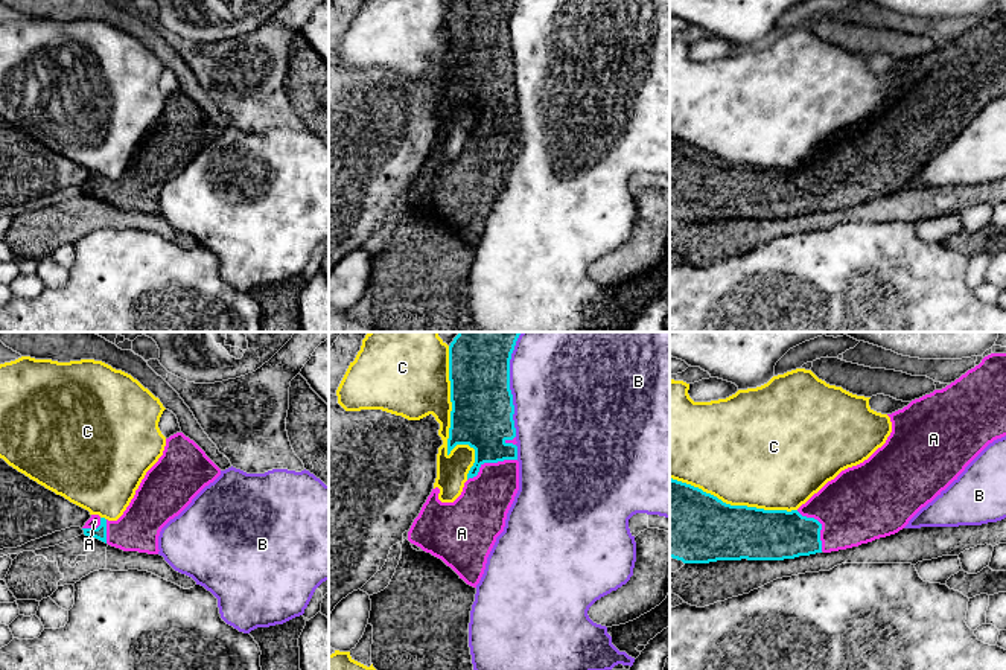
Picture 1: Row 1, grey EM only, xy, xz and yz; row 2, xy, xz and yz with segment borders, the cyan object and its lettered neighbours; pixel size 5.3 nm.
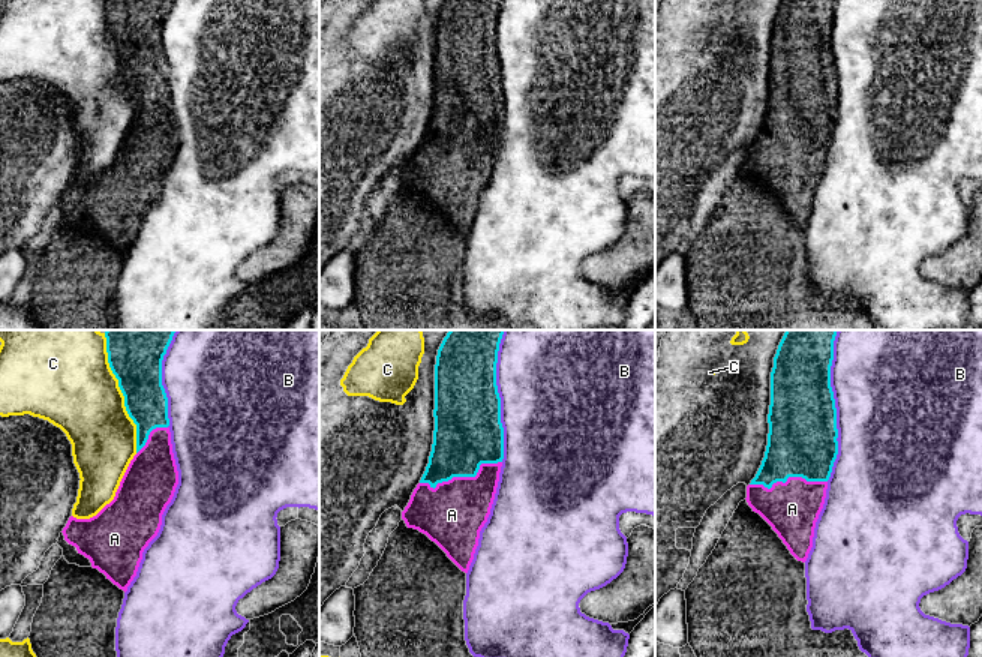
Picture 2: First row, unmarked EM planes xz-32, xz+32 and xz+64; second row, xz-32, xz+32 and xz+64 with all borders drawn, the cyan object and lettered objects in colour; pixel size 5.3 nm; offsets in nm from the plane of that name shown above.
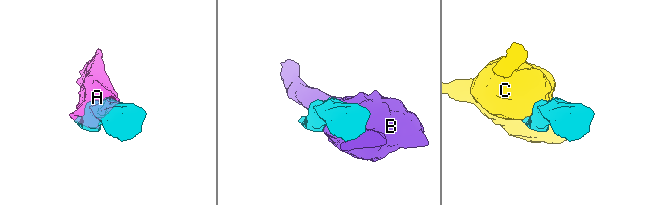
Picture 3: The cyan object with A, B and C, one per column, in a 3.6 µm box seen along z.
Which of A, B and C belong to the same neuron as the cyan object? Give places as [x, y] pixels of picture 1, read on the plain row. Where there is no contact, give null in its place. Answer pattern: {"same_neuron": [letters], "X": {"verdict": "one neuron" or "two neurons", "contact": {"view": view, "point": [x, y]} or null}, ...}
{"same_neuron": ["A"], "A": {"verdict": "one neuron", "contact": {"view": "xz", "point": [490, 121]}}, "B": {"verdict": "two neurons", "contact": {"view": "xz", "point": [509, 47]}}, "C": {"verdict": "two neurons", "contact": {"view": "xz", "point": [451, 84]}}}

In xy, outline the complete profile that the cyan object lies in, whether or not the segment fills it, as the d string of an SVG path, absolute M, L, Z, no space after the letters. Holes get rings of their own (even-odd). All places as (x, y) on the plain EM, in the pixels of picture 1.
M177 91L166 97L163 114L146 131L123 174L117 180L91 174L84 193L123 210L158 213L161 187L219 134L205 111Z

